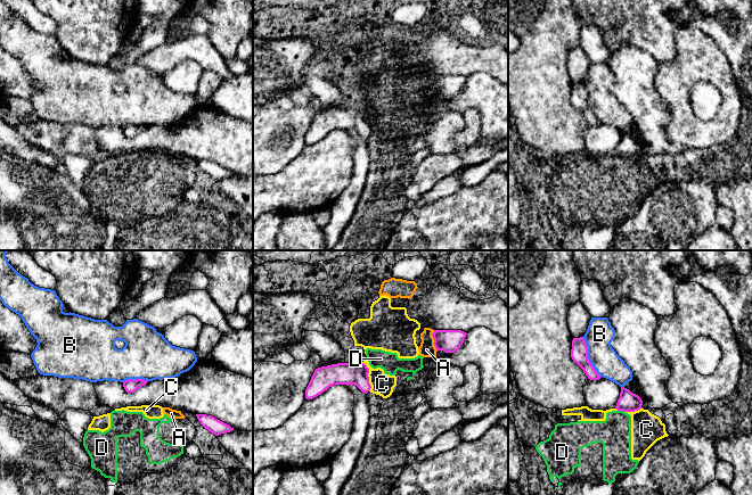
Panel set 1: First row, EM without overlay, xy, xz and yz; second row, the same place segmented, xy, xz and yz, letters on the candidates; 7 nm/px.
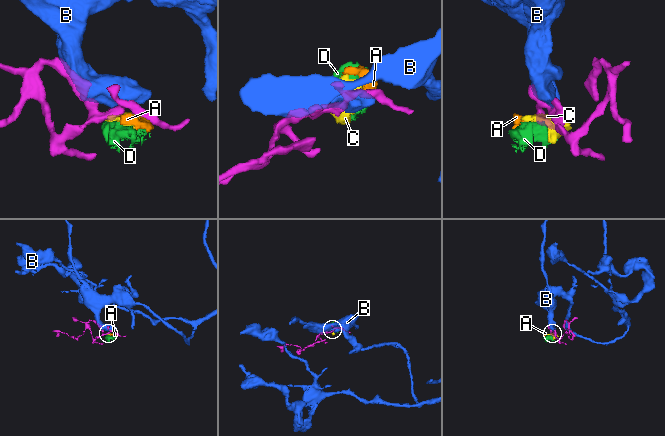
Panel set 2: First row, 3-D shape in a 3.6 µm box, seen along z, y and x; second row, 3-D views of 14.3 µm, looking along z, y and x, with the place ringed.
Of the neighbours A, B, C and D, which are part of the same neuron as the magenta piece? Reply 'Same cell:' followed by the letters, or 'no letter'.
Same cell: no letter

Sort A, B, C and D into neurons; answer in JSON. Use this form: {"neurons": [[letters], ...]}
{"neurons": [["A", "C", "D"], ["B"]]}

